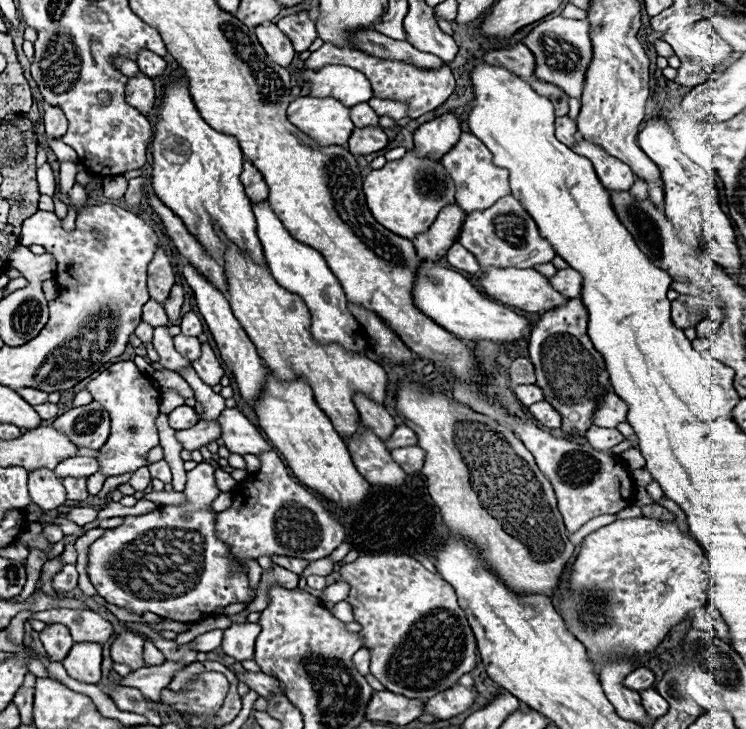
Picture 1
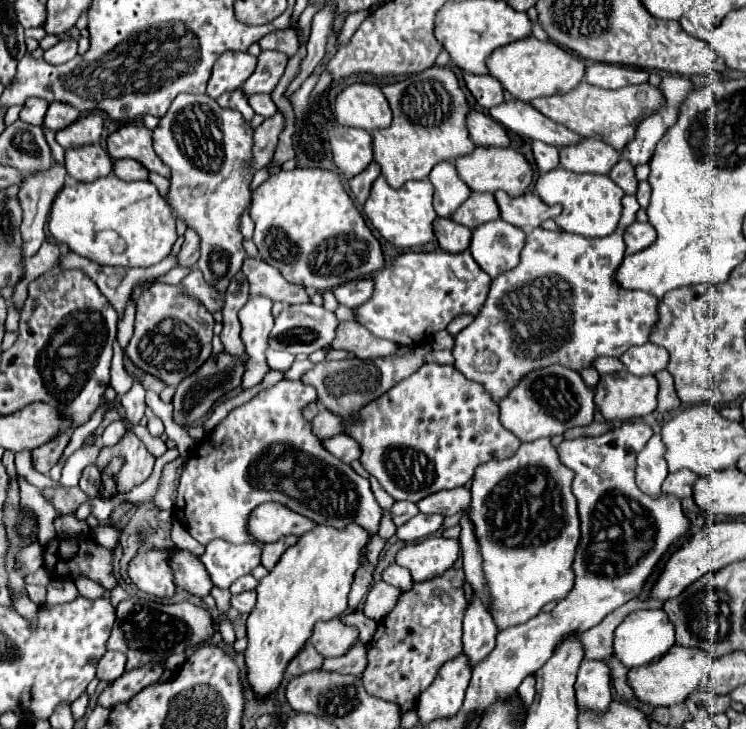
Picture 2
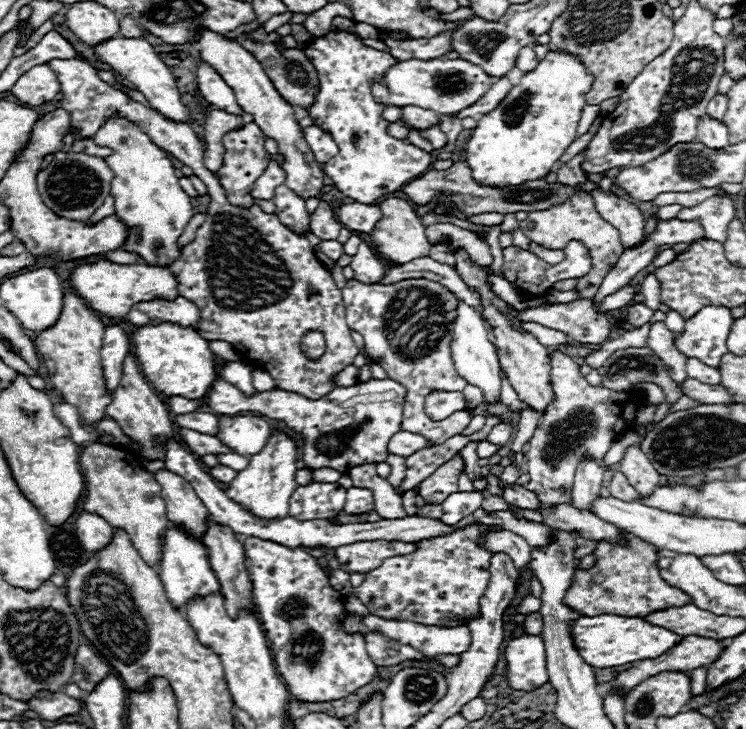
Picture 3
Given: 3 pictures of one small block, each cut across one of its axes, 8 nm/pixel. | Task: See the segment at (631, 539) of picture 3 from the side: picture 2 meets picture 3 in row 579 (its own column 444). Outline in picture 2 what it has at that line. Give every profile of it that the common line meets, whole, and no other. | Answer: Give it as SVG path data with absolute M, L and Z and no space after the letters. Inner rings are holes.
M450 568L438 578L418 582L410 592L402 592L396 608L378 624L378 632L370 642L368 666L364 672L364 688L368 694L396 702L406 712L422 690L426 690L438 668L462 652L462 612L466 596L462 592L464 572Z

